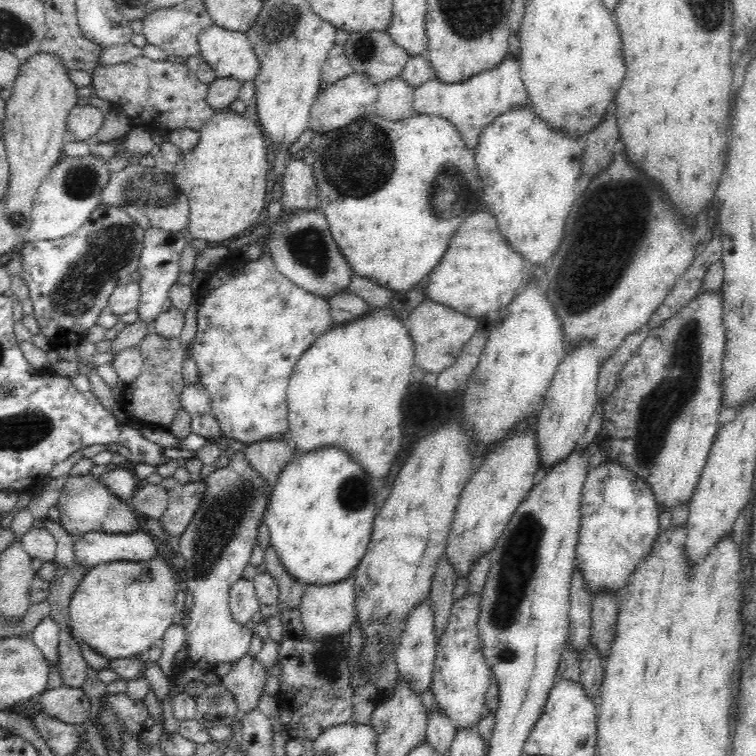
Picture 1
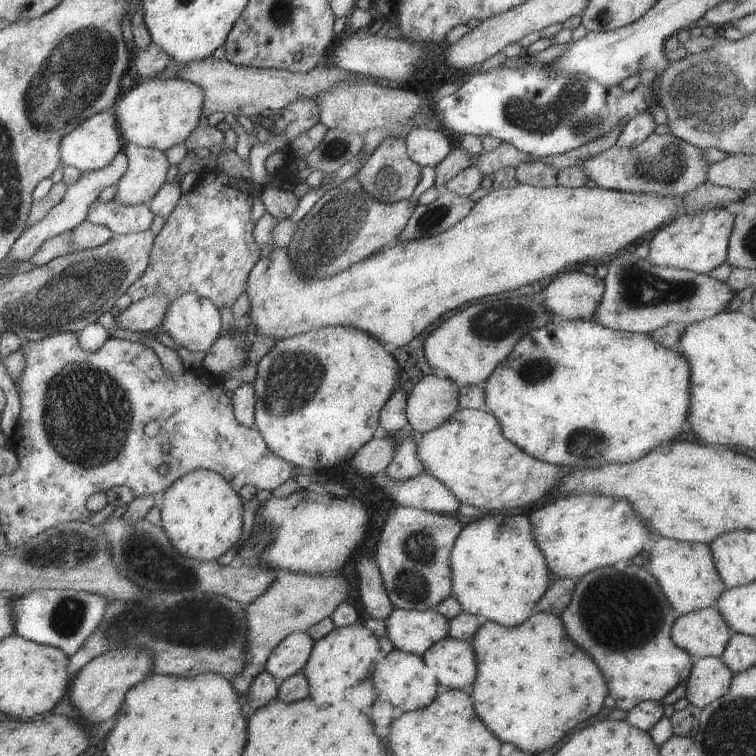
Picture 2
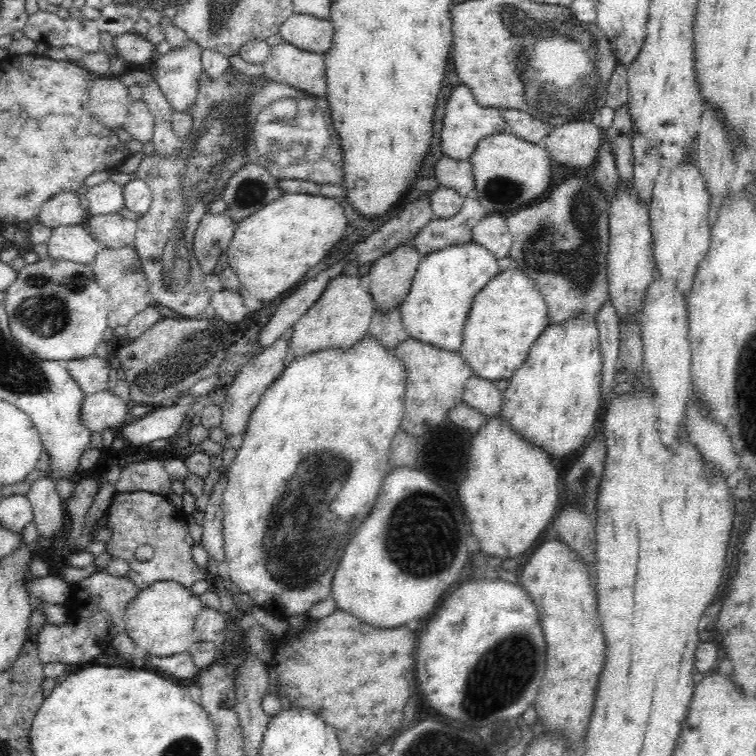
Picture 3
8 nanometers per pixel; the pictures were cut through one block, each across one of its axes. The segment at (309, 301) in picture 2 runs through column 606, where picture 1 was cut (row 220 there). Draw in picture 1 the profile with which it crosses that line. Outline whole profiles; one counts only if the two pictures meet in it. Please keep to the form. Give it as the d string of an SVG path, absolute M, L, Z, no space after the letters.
M228 110L215 112L214 116L199 130L198 144L196 144L190 152L185 153L184 162L186 162L186 172L184 172L184 176L186 176L186 178L184 178L184 188L182 188L182 190L186 190L186 197L189 201L187 232L194 239L205 240L209 245L220 245L222 242L226 242L226 240L240 234L240 232L244 232L248 226L252 226L252 224L258 220L262 208L266 206L266 204L264 204L264 202L266 202L266 176L268 176L270 170L268 167L268 158L266 157L267 147L264 142L266 138L264 138L262 129L262 127L256 124L256 119L251 117L245 118L242 113Z

